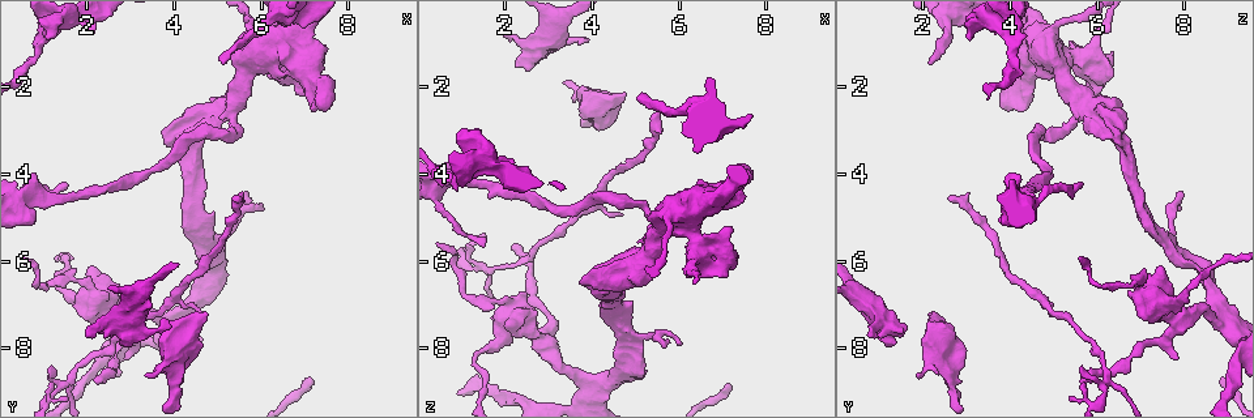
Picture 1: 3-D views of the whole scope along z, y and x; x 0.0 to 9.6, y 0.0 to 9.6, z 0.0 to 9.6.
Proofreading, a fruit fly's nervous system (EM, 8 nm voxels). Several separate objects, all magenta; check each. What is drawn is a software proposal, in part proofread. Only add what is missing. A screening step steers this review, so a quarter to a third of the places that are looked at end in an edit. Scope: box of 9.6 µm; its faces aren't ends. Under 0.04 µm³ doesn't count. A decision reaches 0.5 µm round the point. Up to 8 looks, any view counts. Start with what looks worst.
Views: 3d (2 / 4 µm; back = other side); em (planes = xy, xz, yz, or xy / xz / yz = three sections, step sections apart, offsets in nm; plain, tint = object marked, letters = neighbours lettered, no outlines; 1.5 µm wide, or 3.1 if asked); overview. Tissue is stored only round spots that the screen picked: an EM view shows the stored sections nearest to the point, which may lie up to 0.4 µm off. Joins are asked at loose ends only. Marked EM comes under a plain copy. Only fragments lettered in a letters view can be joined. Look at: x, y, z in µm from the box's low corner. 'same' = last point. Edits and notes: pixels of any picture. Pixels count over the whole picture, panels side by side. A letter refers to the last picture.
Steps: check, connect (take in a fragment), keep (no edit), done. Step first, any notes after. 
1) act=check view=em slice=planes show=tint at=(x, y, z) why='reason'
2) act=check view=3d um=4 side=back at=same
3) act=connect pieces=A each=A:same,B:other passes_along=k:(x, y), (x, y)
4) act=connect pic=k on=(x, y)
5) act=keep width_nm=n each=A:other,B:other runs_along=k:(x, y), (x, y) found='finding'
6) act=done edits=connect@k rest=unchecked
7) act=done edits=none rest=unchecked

act=check view=3d um=2 at=(5.50, 4.50, 2.65) why='end of a long branch'

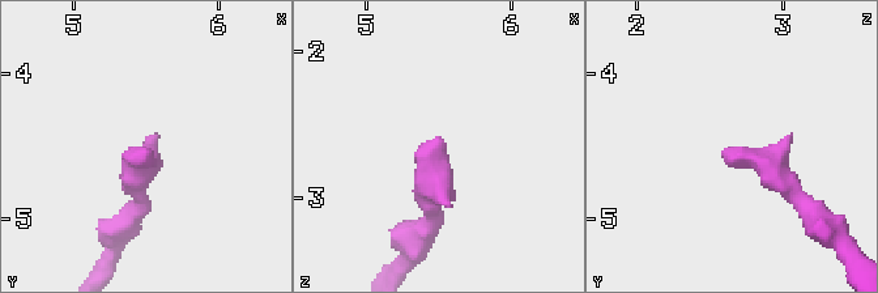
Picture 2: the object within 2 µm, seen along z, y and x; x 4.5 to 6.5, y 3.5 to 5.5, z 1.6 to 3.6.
act=check view=em slice=xy step=4 show=letters at=(5.46, 4.54, 2.62) why='need the tissue'

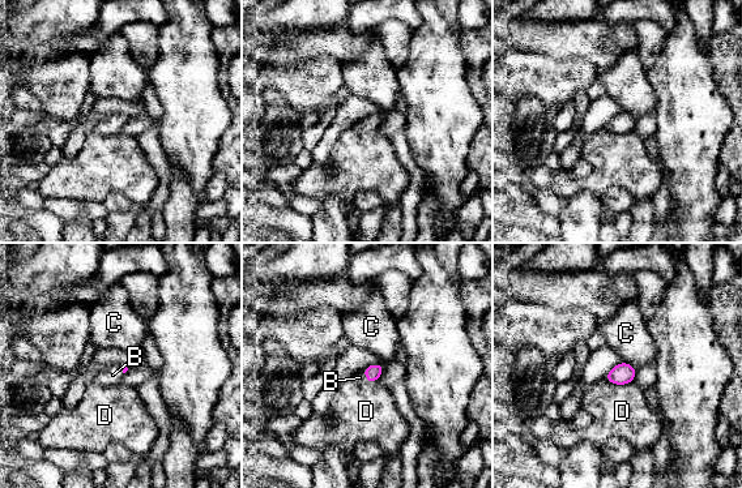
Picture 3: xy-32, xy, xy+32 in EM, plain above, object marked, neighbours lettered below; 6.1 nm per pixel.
act=connect pieces=B each=B:same,C:other,D:other passes_along=3:(372, 372), (365, 375), (359, 377) found='it goes on there'

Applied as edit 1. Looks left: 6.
act=check view=em slice=planes show=tint at=(1.05, 0.85, 3.10) why='free end'

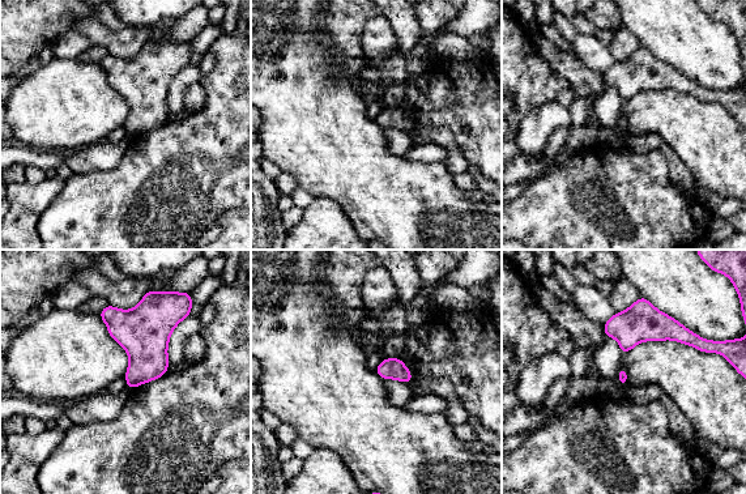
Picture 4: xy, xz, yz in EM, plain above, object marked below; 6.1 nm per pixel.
act=check view=em slice=planes show=letters at=same why='what lies round it'

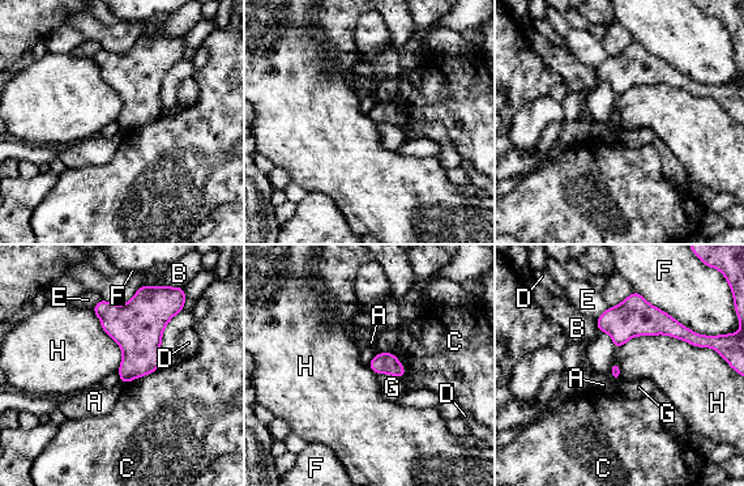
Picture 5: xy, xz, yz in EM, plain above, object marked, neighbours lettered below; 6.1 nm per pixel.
act=keep each=A:other,B:other,C:other,D:other,E:other,F:other,G:other,H:other border=5:(708, 346), (636, 335), (615, 349) found='none of them fits'

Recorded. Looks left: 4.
act=check view=3d um=2 at=(2.85, 8.30, 7.85) why='branch stops here'

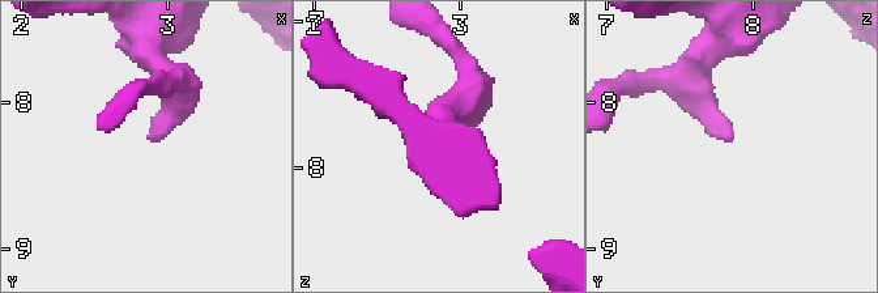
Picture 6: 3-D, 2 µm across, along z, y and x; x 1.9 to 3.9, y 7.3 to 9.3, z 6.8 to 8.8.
act=check view=em slice=planes show=letters at=(2.86, 8.24, 7.84)

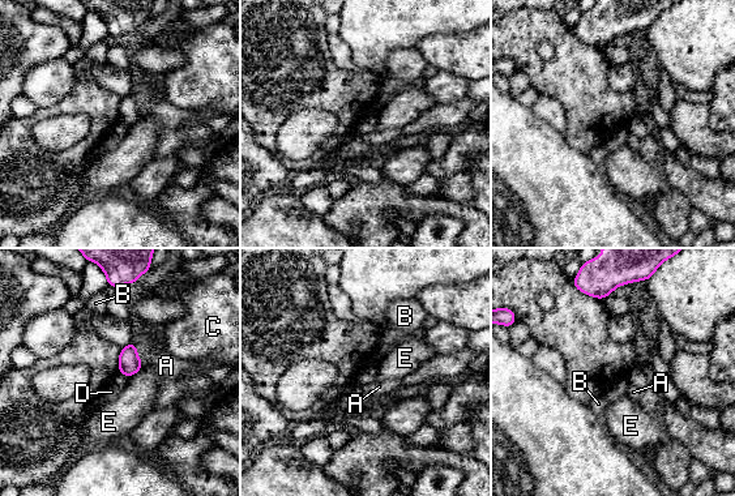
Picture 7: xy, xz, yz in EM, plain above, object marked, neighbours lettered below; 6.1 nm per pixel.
act=keep width_nm=140 longest_contact=E:120nm each=A:other,B:other,C:other,D:other,E:other found='none of them fits'

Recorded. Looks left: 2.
act=done edits=connect@3 rest=unchecked

